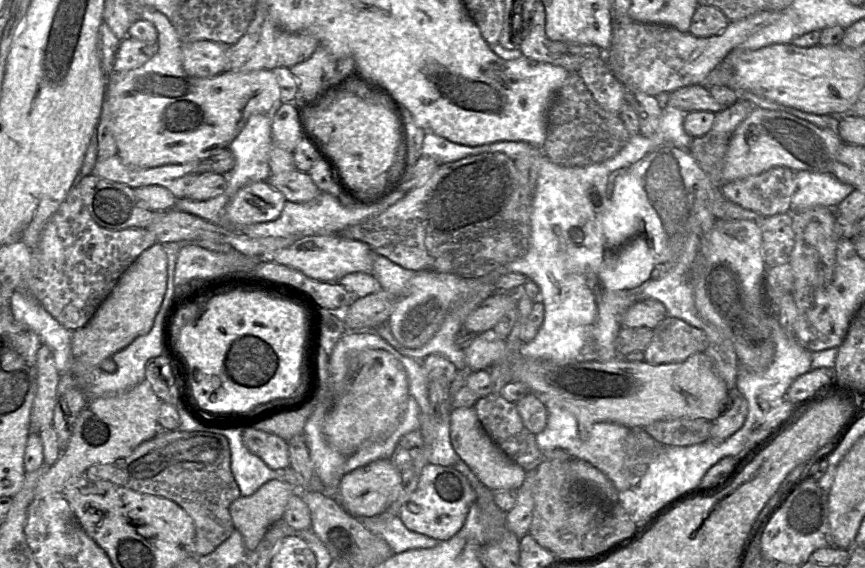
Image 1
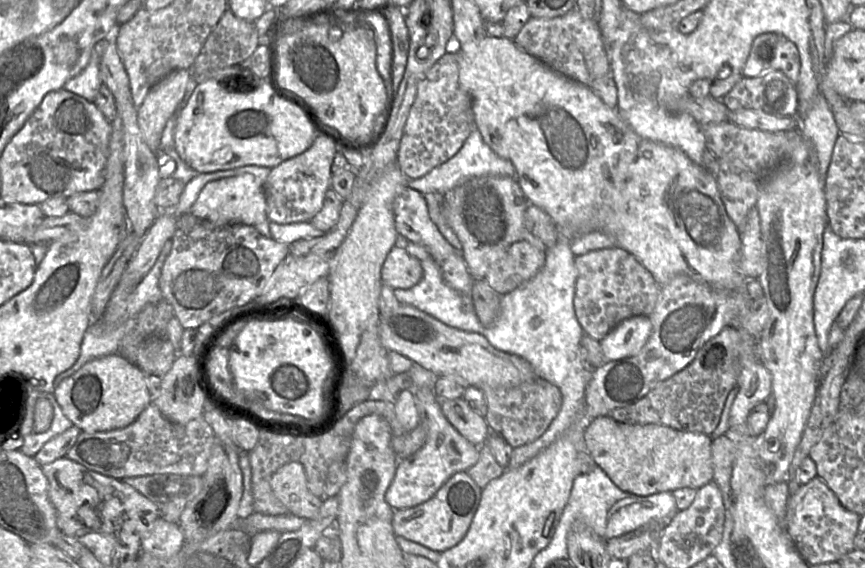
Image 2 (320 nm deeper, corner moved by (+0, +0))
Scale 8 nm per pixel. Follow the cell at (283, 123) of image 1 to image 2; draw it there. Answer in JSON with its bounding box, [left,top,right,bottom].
[264,135,341,224]

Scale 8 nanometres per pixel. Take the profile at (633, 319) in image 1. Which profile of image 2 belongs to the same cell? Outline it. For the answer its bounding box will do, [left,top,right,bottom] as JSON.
[574,247,661,341]

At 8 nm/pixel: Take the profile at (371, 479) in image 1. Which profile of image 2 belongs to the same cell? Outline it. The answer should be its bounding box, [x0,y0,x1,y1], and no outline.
[385,387,480,510]

